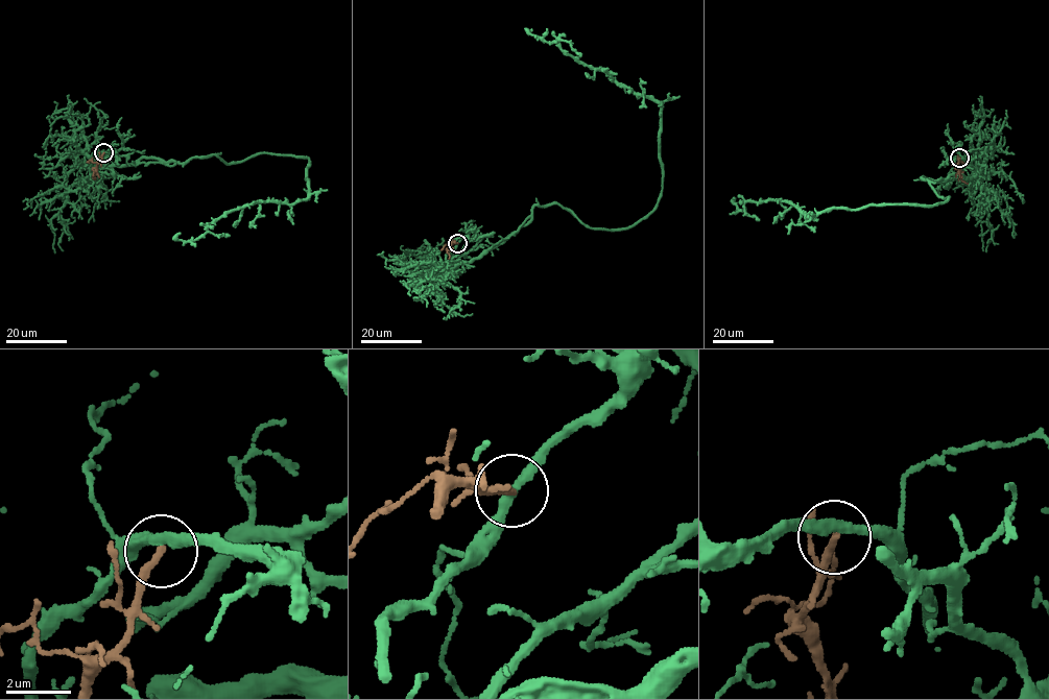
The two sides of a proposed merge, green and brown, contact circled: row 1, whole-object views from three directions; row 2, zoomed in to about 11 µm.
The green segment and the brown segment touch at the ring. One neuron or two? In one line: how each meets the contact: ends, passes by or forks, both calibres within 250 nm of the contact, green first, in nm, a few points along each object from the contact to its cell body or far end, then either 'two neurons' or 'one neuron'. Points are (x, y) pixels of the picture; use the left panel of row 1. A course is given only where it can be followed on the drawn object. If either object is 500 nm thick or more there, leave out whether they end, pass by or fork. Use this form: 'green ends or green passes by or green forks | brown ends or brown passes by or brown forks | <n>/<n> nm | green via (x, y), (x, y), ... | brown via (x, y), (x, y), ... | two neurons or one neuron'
green passes by | brown ends | 300/240 nm | green via (103, 152), (92, 168), (309, 159), (308, 196), (225, 211), (193, 241), (180, 234) | brown via (103, 152), (92, 177), (95, 179) | two neurons

